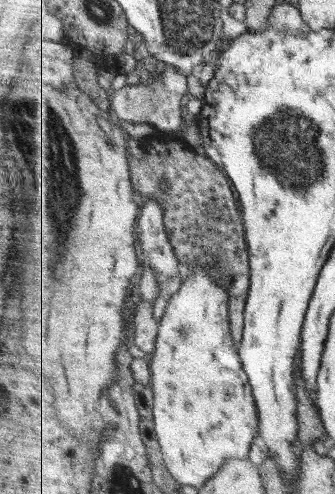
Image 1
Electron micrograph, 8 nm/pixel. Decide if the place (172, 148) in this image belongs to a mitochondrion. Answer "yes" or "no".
no

